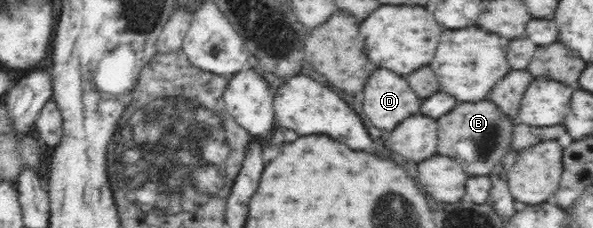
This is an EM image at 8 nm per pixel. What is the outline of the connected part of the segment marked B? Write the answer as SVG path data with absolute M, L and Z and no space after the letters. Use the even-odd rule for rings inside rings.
M491 101L459 103L453 111L439 117L437 123L439 123L439 153L447 157L455 157L455 155L461 157L459 161L468 176L489 175L491 169L505 157L505 153L511 151L513 123ZM461 153L467 153L467 155L461 155Z

